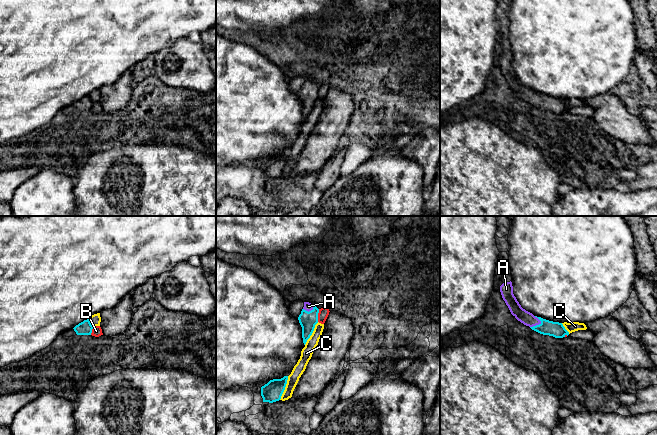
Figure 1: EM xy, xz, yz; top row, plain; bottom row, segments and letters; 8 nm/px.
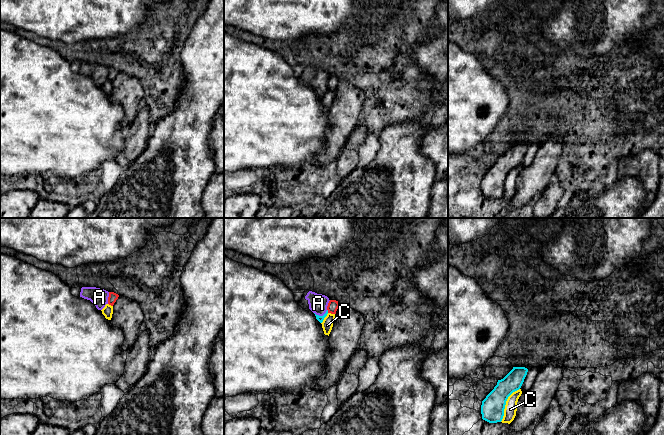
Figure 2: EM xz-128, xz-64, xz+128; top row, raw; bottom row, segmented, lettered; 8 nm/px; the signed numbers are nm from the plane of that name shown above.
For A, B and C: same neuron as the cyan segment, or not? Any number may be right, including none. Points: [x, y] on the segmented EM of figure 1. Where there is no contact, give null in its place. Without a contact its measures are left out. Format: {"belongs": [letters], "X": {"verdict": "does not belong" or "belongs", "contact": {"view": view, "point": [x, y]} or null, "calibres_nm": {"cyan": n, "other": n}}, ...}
{"belongs": ["A"], "A": {"verdict": "belongs", "contact": {"view": "yz", "point": [539, 324]}, "calibres_nm": {"cyan": 120, "other": 110}}, "B": {"verdict": "does not belong", "contact": {"view": "xz", "point": [317, 315]}, "calibres_nm": {"cyan": 140, "other": 80}}, "C": {"verdict": "does not belong", "contact": {"view": "xz", "point": [284, 388]}, "calibres_nm": {"cyan": 160, "other": 90}}}

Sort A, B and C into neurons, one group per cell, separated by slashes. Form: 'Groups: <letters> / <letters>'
Groups: A / B / C

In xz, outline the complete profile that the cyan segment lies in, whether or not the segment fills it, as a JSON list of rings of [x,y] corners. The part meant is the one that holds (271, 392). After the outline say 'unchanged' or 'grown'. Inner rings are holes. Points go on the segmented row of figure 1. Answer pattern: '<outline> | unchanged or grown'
[[[288,376],[281,379],[270,380],[267,384],[261,387],[261,396],[263,402],[273,403],[279,401],[285,390]]] | unchanged

